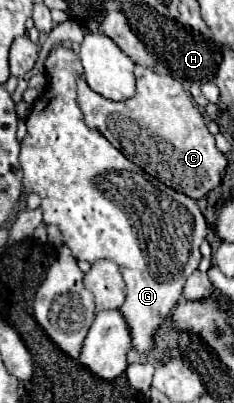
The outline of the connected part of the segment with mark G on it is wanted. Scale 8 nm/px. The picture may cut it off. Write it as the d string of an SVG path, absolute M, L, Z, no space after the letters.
M51 50L45 68L51 82L47 92L33 104L33 110L25 120L27 136L21 140L19 162L25 174L23 186L29 192L37 192L41 196L43 222L55 224L63 232L63 240L77 260L87 260L93 264L97 260L109 258L119 264L127 284L127 300L119 308L119 312L127 320L131 346L139 354L151 354L155 344L155 332L171 316L173 306L183 296L187 278L193 270L197 270L201 262L199 246L207 234L207 222L199 210L197 200L189 198L187 194L175 192L161 180L149 176L139 166L129 162L97 130L85 126L75 94L75 80L83 74L83 68L73 50Z

